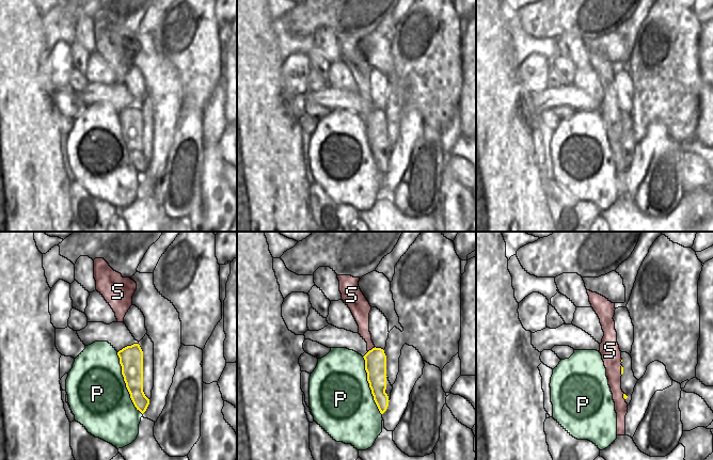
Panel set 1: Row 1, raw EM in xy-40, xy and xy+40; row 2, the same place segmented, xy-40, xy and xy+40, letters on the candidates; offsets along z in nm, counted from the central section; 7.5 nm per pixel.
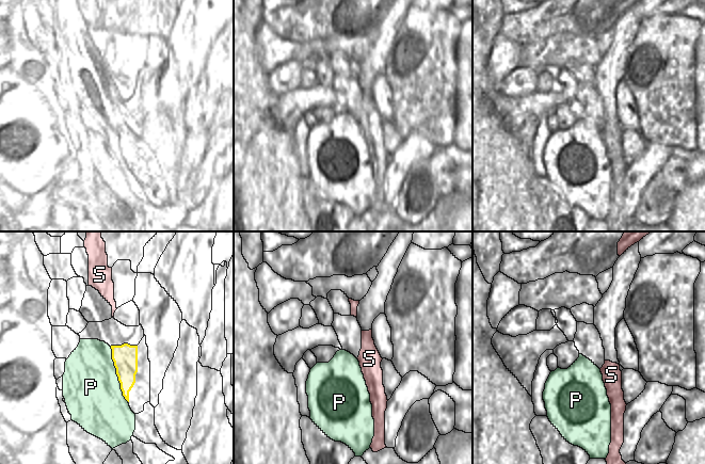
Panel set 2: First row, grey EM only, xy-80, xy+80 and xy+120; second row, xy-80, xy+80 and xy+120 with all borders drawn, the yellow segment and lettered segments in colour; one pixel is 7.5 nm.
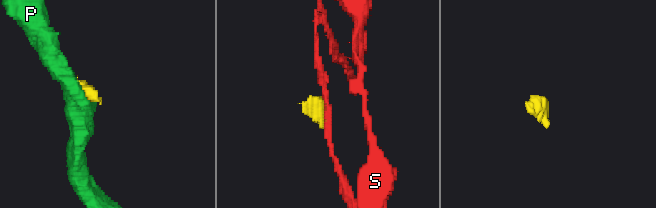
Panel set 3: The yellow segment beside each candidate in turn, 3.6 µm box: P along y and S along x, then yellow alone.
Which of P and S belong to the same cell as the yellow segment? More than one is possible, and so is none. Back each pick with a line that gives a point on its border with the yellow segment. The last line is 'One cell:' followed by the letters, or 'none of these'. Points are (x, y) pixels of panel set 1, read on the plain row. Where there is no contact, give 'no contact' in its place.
One cell: none of these

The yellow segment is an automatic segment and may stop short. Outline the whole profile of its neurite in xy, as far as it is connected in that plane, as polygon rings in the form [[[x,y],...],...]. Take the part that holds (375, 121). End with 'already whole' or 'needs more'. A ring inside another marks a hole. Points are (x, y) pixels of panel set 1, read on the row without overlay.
[[[373,109],[364,117],[367,142],[374,157],[374,161],[383,175],[391,160],[391,146],[386,137],[386,116],[381,109]]]; needs more

